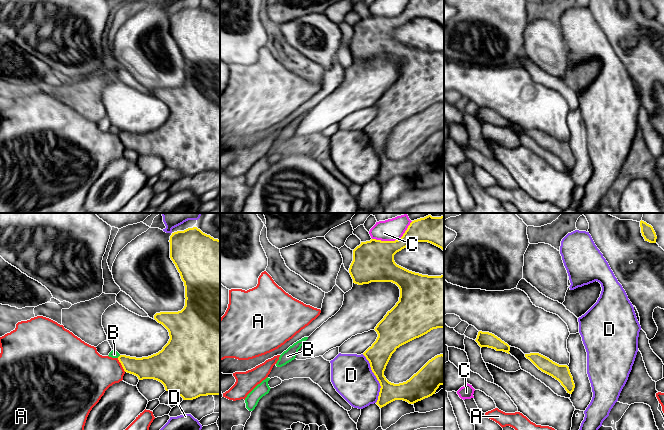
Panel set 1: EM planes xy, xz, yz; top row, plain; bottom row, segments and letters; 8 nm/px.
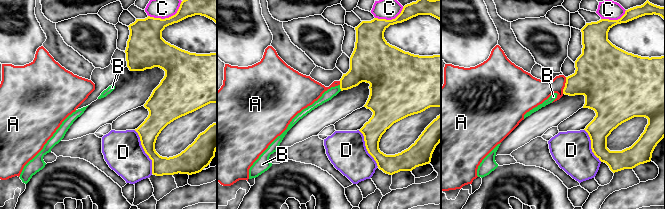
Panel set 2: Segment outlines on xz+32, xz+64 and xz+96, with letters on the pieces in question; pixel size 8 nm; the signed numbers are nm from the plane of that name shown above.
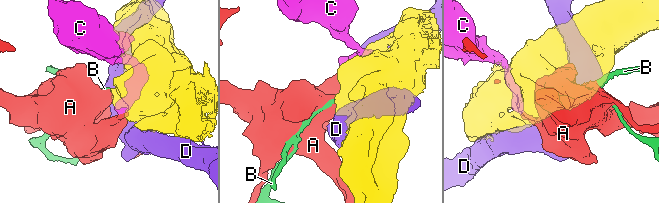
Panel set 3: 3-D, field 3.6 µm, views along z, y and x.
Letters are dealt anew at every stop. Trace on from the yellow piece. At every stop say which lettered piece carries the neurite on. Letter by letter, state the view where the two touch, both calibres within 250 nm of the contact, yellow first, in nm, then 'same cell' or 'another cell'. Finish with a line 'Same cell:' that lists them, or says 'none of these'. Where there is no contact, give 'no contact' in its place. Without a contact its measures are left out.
A: meets yellow in xy; 190 nm thick on the yellow side, 340 nm on the other; another cell
B: meets yellow in xy; 180 nm thick on the yellow side, 60 nm on the other; another cell
C: meets yellow in xz; 340 nm thick on the yellow side, 140 nm on the other; another cell
D: meets yellow in xz; 190 nm thick on the yellow side, 340 nm on the other; another cell
Same cell: none of these

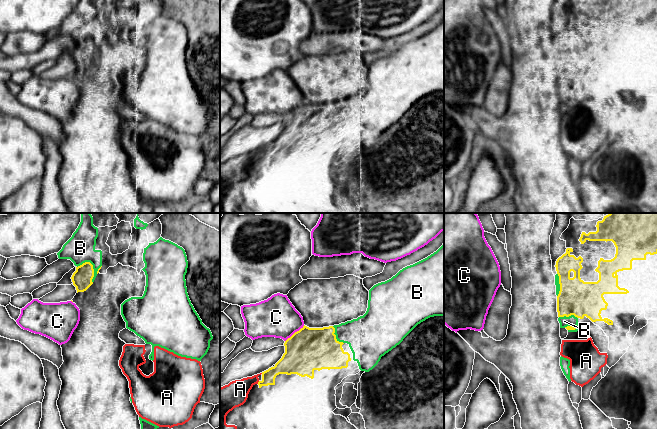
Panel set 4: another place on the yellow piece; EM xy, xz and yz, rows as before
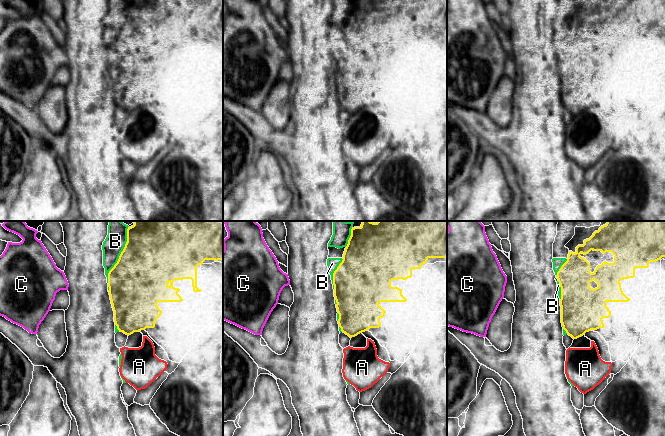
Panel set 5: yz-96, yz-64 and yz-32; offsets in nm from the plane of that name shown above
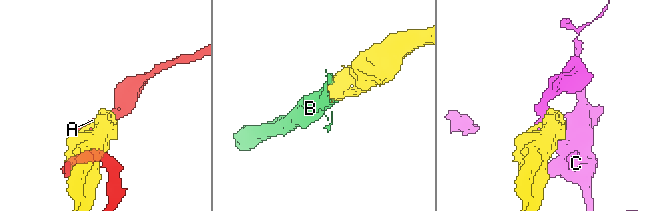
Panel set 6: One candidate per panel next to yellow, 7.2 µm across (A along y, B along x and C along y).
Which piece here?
A: meets yellow in xz; 130 nm thick on the yellow side, 200 nm on the other; another cell
B: meets yellow in xy; 160 nm thick on the yellow side, 240 nm on the other; same cell
C: meets yellow in xz; 340 nm thick on the yellow side, 320 nm on the other; another cell
Same cell: B

